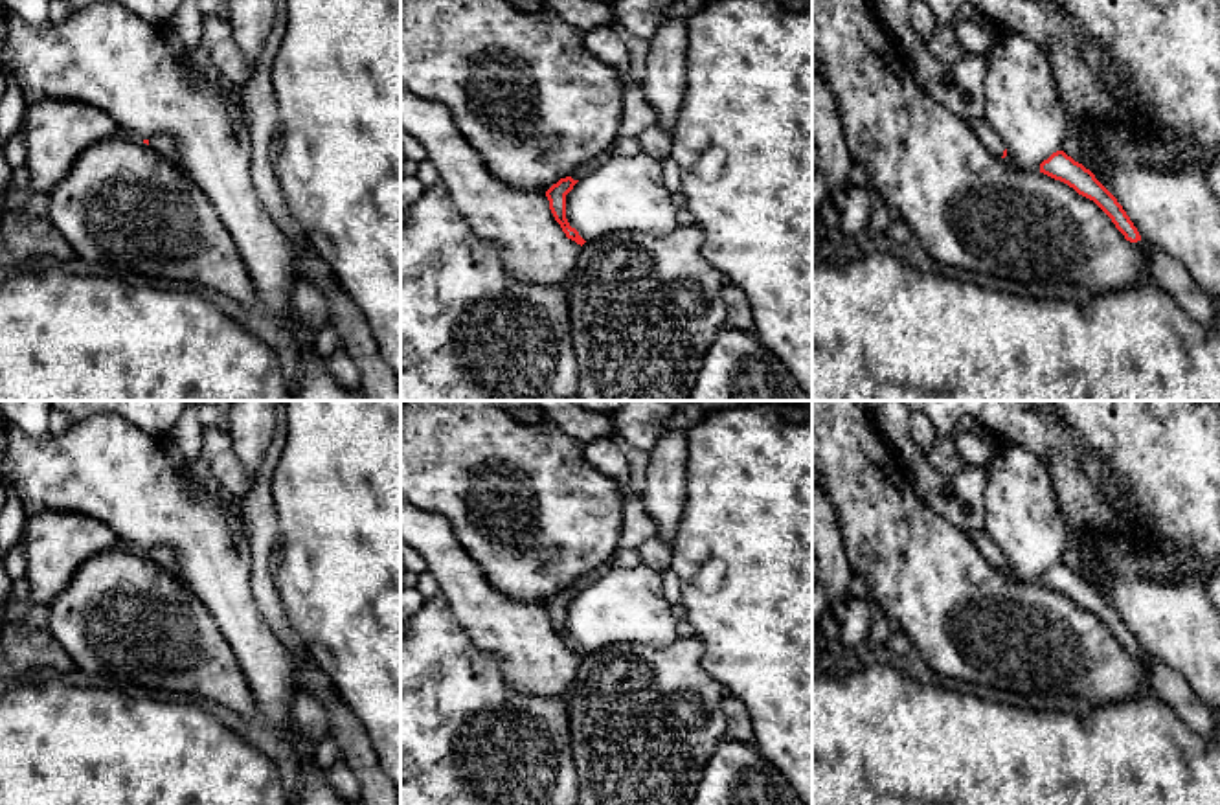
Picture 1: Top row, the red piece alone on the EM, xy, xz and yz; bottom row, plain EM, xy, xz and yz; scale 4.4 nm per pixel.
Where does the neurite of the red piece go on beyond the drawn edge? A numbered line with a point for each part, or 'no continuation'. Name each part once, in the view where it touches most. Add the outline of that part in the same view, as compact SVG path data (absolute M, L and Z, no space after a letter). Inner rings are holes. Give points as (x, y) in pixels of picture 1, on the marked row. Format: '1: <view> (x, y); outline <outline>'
1: xz (583, 170); outline M614 151L599 154L597 158L579 165L570 176L573 180L581 180L584 175L588 175L590 171L593 171L599 164L603 164L608 156L612 156Z
2: yz (1171, 274); outline M1143 239L1137 244L1145 254L1150 279L1163 287L1196 322L1211 323L1220 314L1183 263Z

